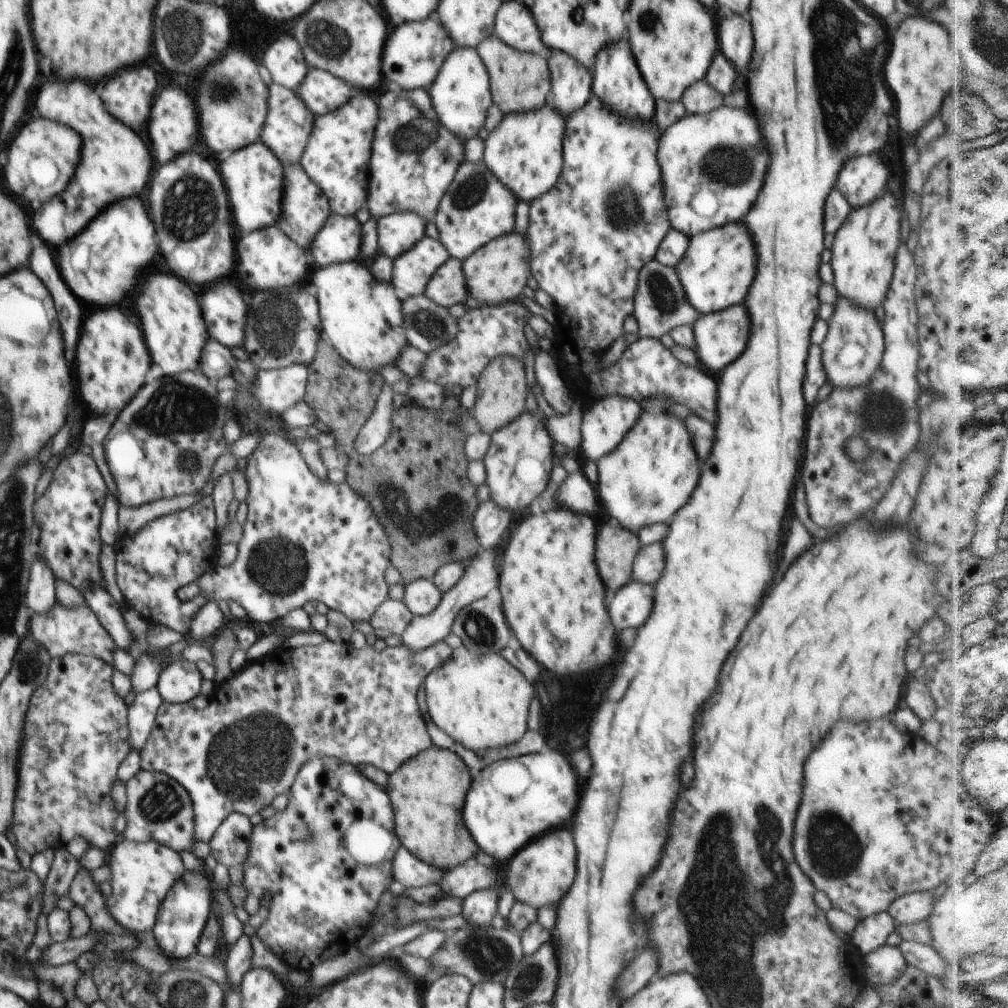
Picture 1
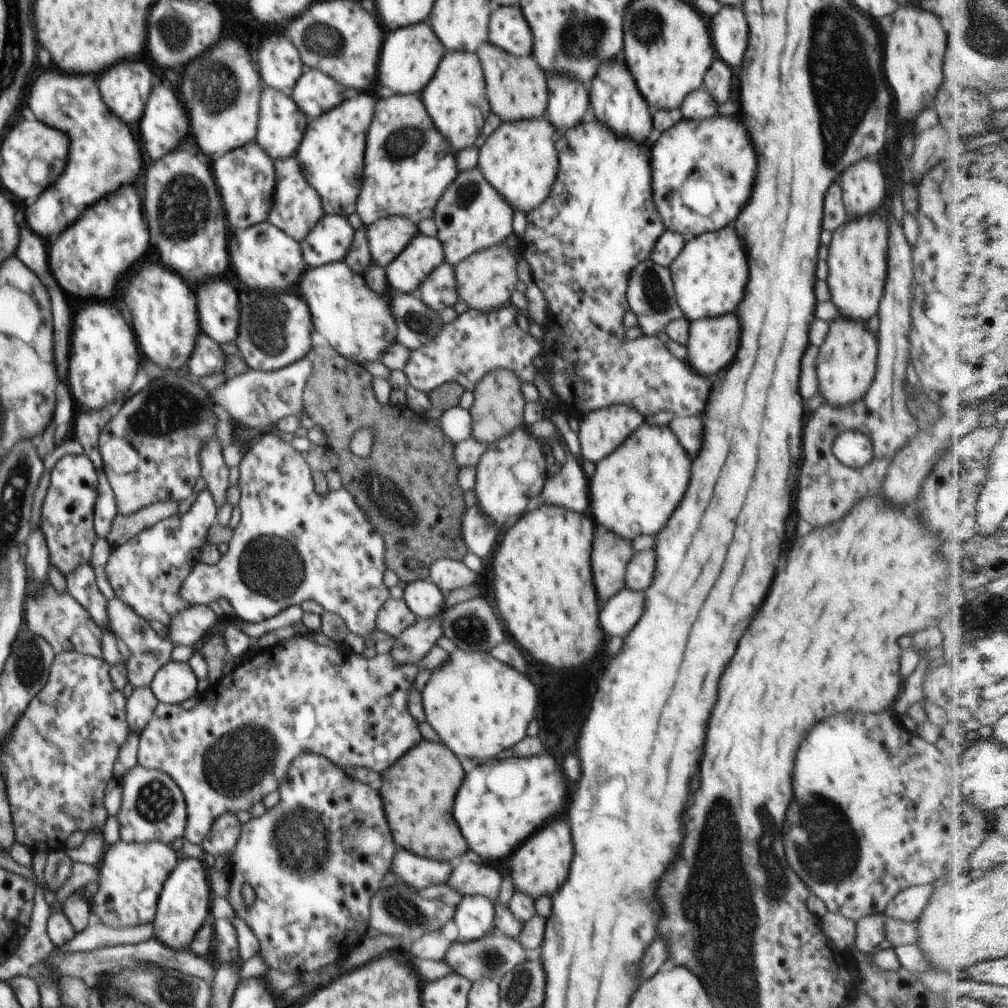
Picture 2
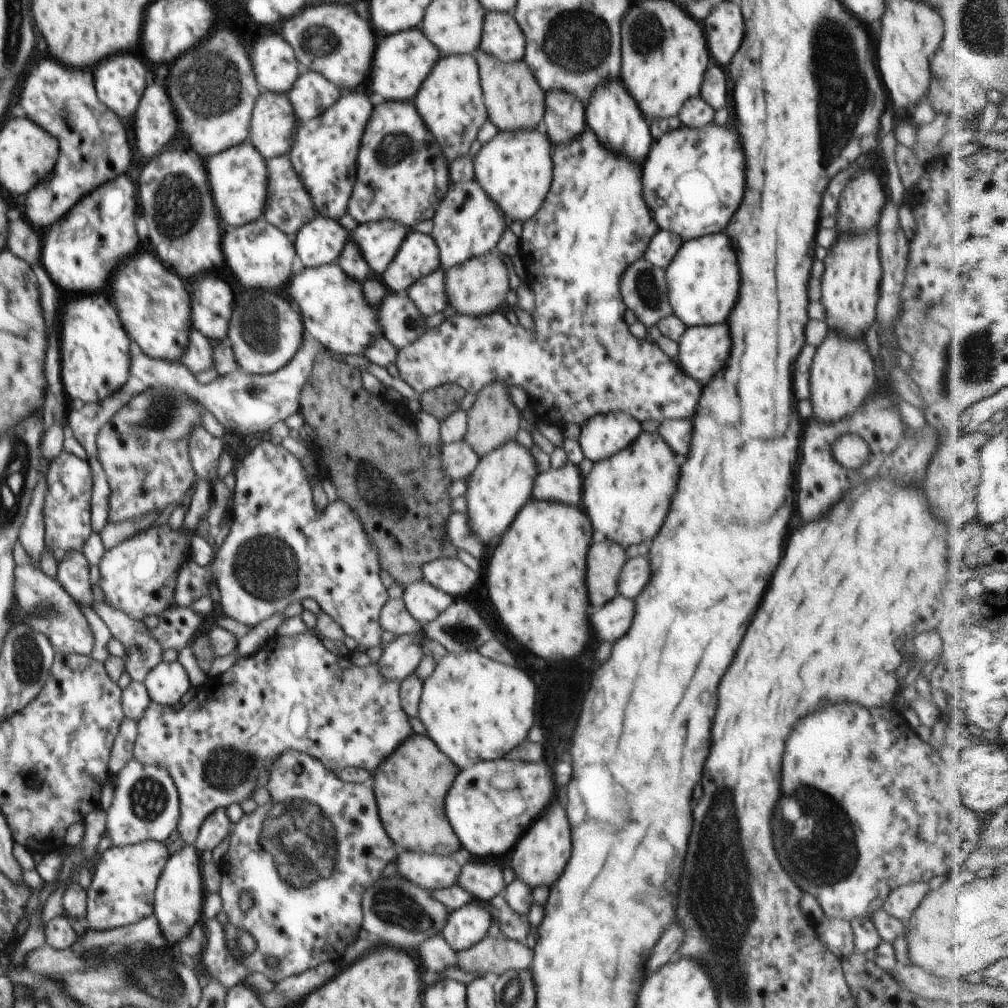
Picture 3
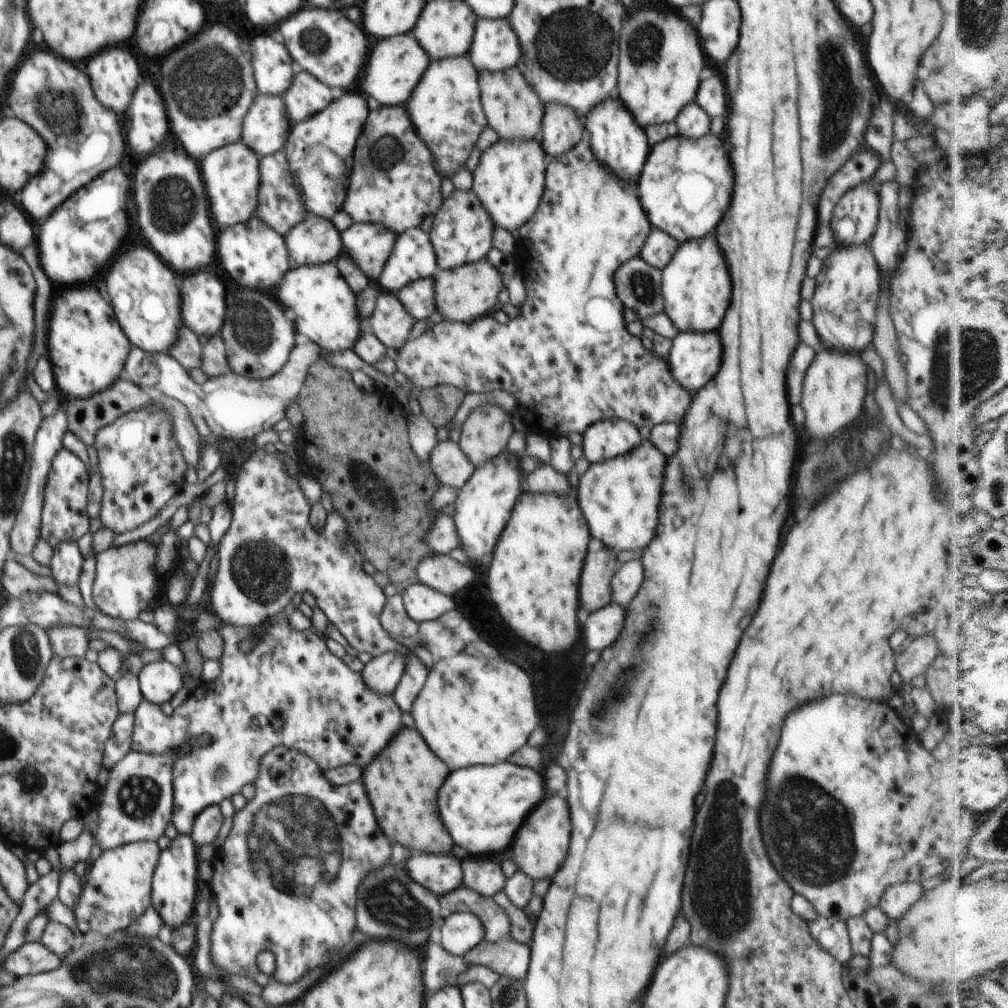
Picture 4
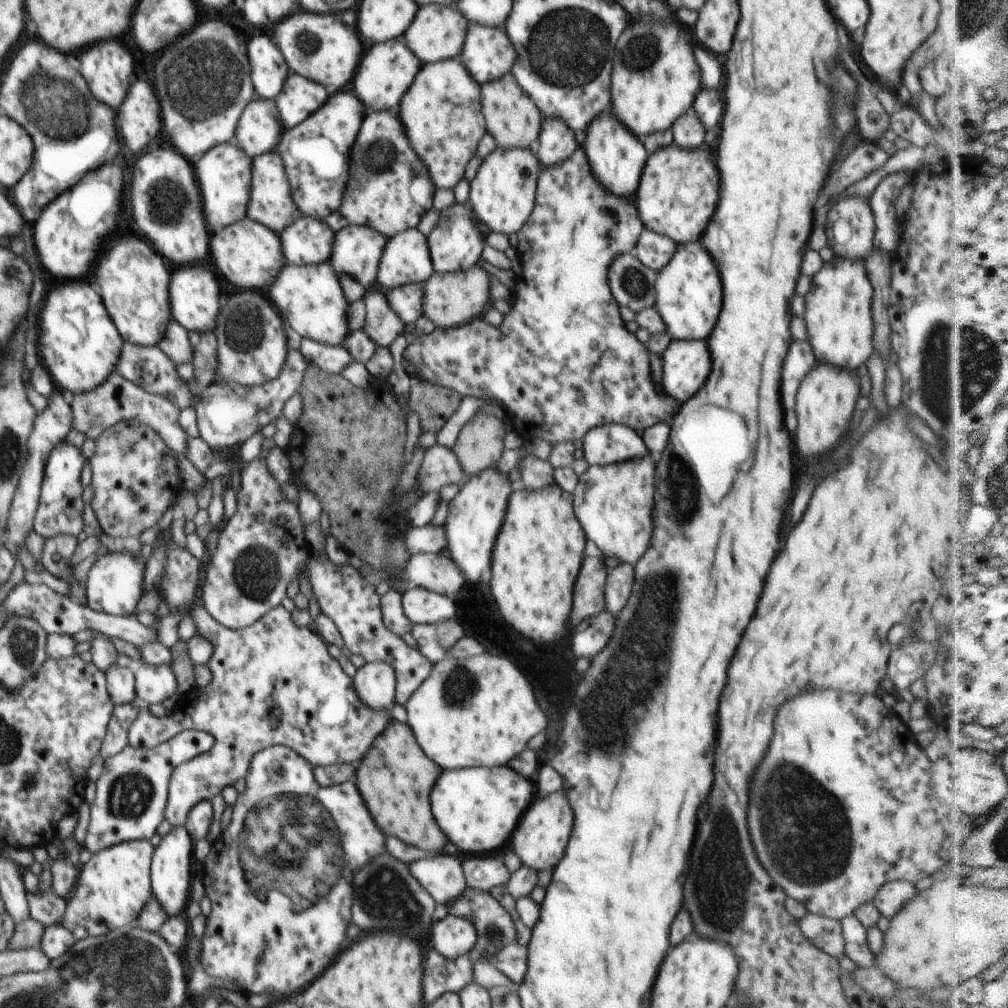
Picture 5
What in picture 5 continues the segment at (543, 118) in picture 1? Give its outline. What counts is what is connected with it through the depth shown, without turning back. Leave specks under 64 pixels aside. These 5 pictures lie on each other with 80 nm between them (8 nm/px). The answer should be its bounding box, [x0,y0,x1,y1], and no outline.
[469,146,541,233]

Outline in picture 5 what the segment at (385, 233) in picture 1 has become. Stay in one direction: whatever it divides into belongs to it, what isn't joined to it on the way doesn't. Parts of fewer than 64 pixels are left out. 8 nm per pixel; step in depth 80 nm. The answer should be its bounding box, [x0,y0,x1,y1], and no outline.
[328,225,387,290]

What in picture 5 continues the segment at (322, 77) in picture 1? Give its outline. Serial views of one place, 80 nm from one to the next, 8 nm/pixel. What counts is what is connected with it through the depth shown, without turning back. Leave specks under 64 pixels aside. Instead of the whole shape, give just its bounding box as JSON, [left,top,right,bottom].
[275,73,330,129]

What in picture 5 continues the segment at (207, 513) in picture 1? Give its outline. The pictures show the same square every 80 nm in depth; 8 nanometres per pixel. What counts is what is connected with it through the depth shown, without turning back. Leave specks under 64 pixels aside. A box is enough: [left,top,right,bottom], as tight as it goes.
[86,549,146,615]

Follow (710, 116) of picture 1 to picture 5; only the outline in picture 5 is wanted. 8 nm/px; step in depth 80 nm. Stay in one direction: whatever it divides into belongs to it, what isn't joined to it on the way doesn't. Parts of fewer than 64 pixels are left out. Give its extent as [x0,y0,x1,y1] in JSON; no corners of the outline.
[634,142,718,245]

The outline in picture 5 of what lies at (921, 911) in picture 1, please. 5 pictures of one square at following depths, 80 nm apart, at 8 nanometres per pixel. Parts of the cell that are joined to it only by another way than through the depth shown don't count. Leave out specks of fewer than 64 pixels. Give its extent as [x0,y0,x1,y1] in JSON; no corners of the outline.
[873,881,919,918]

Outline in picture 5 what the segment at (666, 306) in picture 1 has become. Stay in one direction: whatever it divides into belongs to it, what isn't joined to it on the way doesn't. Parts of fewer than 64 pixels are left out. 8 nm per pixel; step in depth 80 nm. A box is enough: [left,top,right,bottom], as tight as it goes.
[608,252,658,313]

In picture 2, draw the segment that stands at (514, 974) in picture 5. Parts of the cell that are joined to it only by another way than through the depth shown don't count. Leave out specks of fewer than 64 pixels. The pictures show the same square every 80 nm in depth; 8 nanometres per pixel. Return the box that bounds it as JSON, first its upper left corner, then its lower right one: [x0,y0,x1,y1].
[443,932,532,982]

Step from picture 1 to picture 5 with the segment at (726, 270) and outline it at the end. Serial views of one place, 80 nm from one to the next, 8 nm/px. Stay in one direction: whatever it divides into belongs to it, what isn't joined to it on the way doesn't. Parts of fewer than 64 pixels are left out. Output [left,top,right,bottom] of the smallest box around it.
[654,240,722,340]

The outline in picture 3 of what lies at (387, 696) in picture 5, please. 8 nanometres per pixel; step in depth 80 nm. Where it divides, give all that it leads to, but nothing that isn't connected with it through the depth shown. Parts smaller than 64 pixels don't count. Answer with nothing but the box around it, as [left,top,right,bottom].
[377,627,427,681]

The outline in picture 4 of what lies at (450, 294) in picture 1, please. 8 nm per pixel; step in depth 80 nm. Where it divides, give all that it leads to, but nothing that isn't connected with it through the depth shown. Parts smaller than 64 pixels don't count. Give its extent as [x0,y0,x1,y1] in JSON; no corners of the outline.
[395,277,436,321]

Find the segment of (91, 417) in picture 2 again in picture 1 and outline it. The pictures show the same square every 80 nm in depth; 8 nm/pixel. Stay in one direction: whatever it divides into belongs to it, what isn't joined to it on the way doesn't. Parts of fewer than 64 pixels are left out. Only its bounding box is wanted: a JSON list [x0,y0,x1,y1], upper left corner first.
[82,412,119,501]

